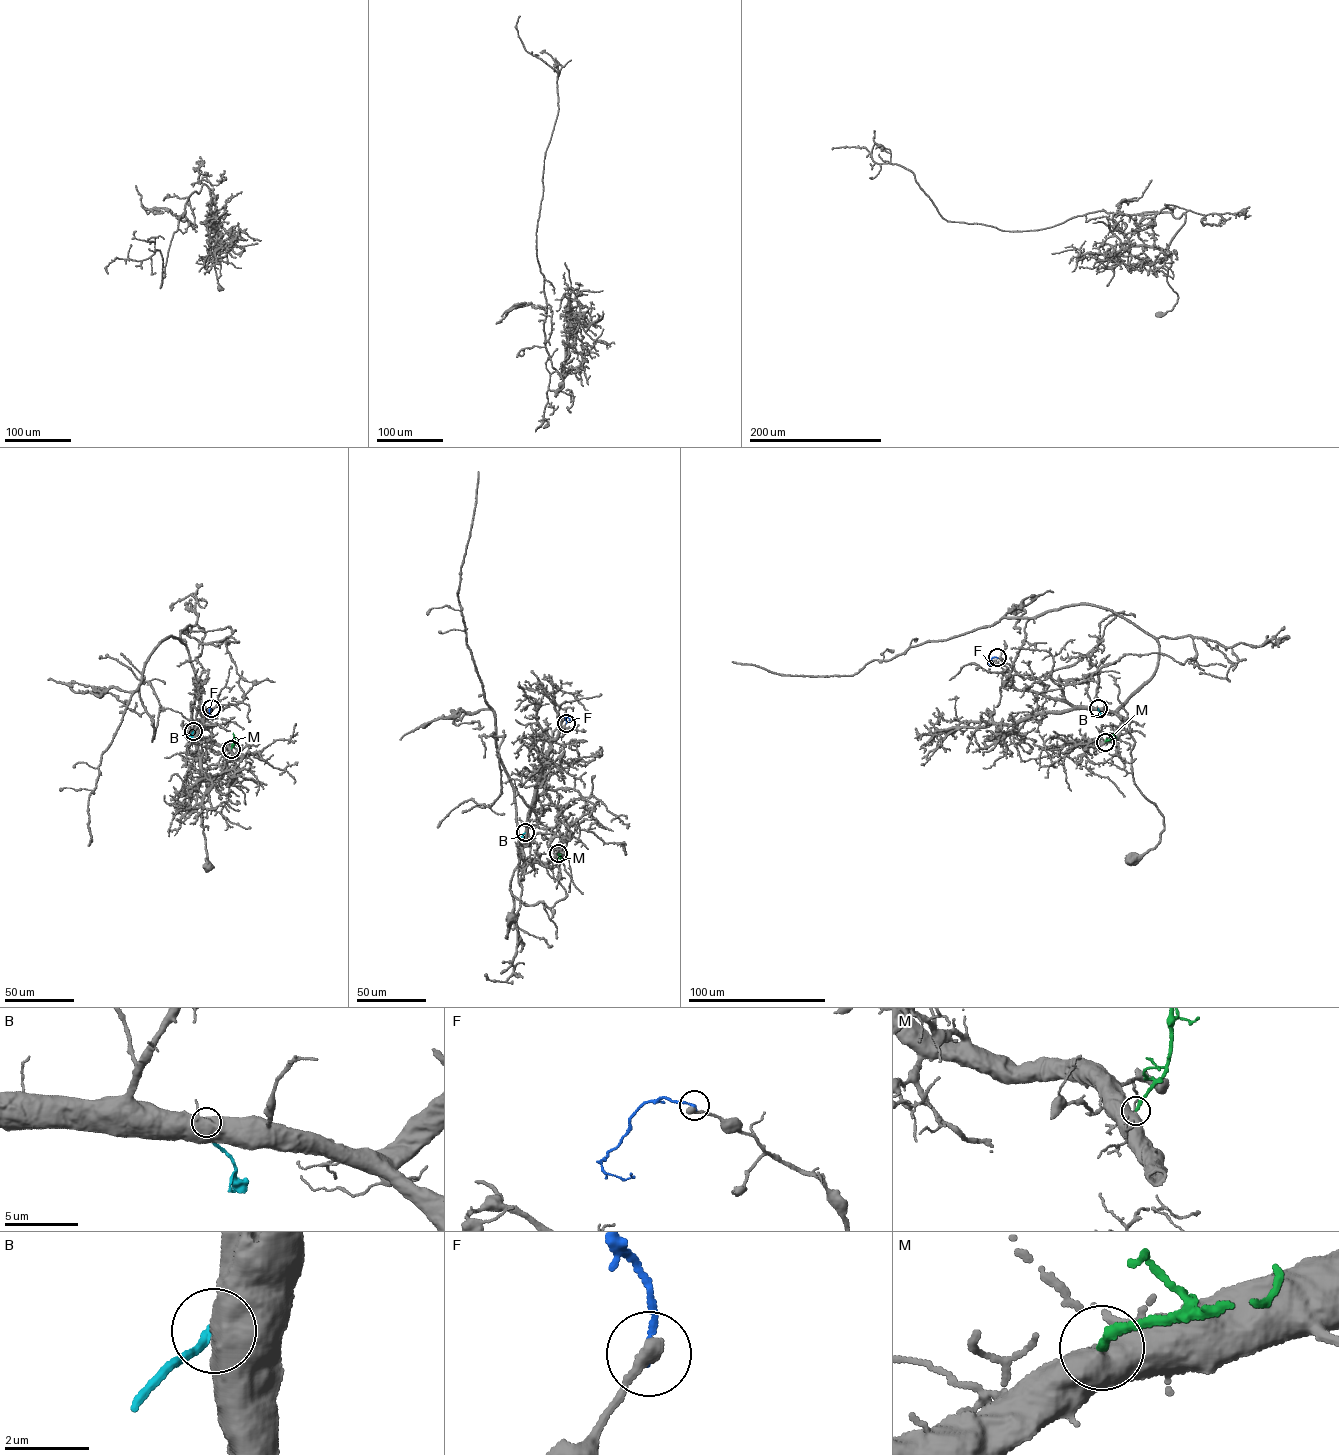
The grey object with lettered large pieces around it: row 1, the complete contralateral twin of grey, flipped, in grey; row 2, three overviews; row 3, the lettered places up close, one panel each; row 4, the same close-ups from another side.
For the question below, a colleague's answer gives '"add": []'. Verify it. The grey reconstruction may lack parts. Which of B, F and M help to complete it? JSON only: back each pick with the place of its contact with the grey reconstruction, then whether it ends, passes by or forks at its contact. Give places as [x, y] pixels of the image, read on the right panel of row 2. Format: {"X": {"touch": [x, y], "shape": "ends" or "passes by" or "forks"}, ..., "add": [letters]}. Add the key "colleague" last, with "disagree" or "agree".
{"M": {"touch": [1105, 742], "shape": "ends"}, "add": ["M"], "colleague": "disagree"}

